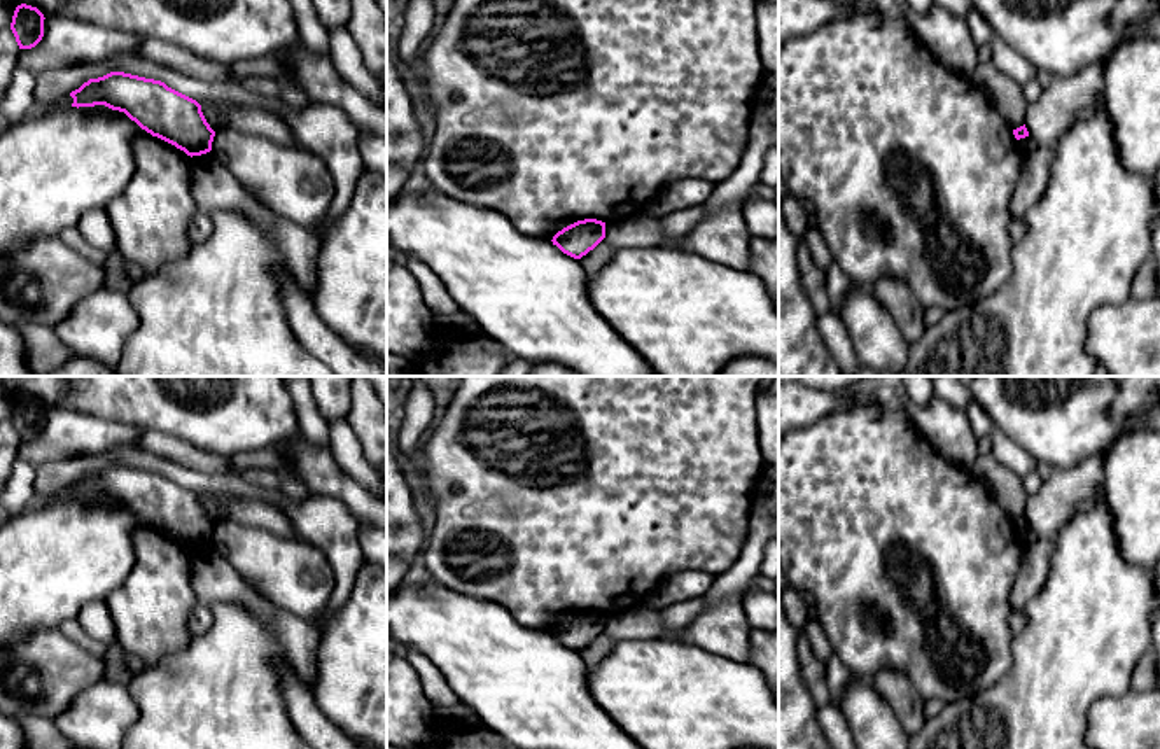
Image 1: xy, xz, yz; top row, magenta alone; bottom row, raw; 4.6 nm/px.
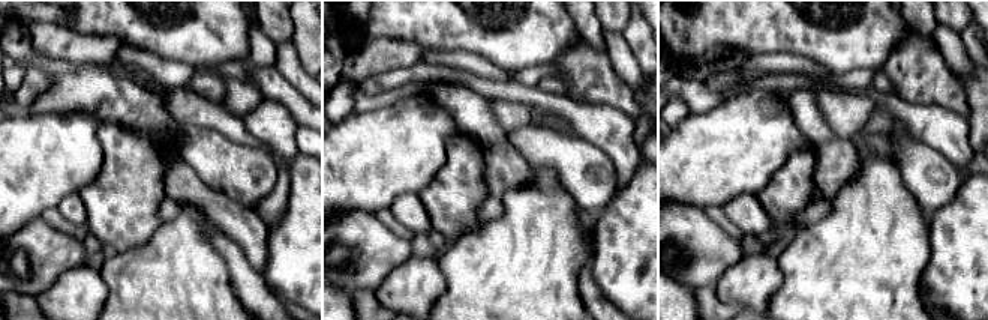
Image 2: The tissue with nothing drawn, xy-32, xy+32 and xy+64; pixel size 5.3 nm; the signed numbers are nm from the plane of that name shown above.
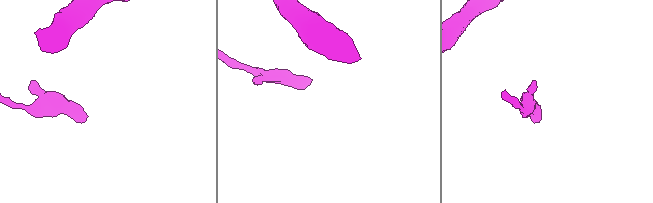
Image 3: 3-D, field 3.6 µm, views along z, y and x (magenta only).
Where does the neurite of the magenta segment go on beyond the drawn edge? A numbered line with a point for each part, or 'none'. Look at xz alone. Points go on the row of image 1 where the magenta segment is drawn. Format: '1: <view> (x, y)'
none

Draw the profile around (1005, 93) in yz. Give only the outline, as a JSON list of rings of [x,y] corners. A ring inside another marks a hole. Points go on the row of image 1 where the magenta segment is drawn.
[[[980,60],[969,79],[985,93],[1011,130],[1025,124],[1029,103],[1018,80],[1001,72],[990,60]]]

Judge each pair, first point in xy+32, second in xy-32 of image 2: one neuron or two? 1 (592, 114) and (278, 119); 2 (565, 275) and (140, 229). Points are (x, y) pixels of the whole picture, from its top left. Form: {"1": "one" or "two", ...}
{"1": "one", "2": "two"}

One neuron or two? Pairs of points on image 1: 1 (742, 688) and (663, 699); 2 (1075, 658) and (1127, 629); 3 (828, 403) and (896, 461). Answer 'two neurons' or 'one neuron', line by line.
1: one neuron
2: one neuron
3: two neurons

